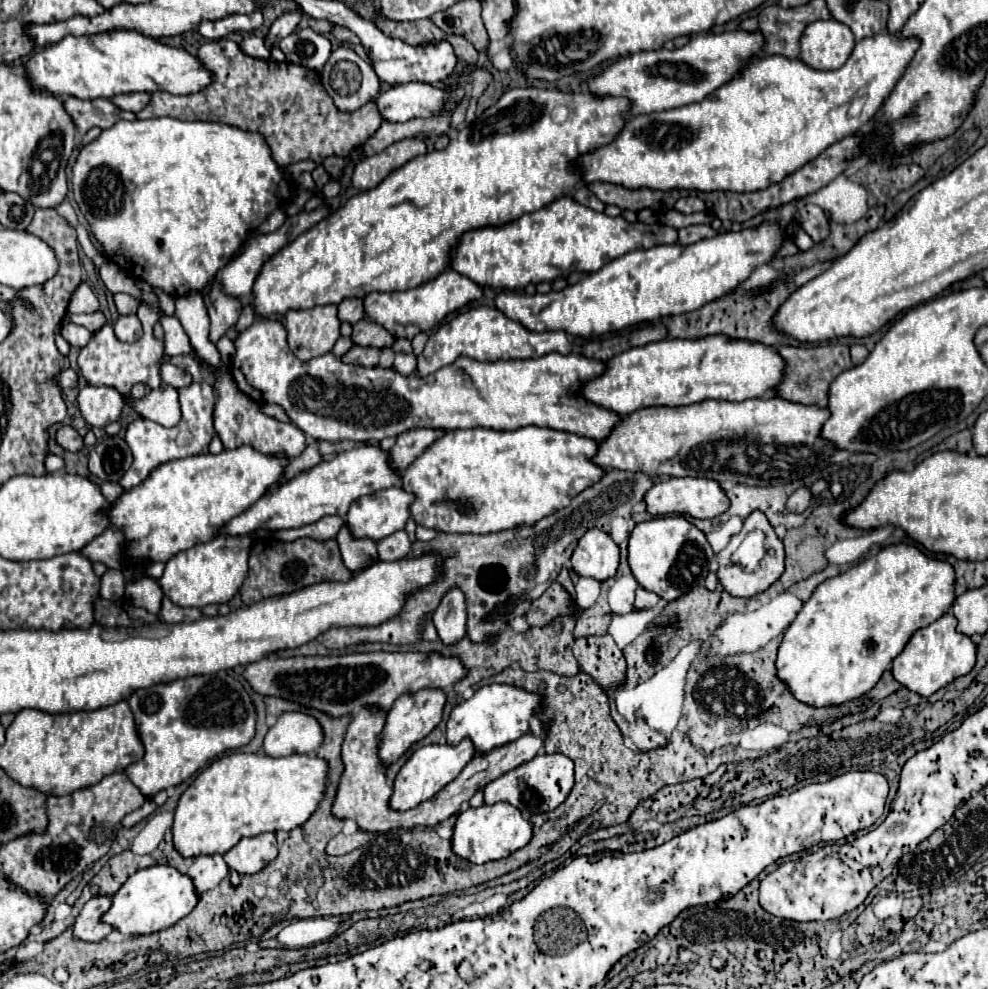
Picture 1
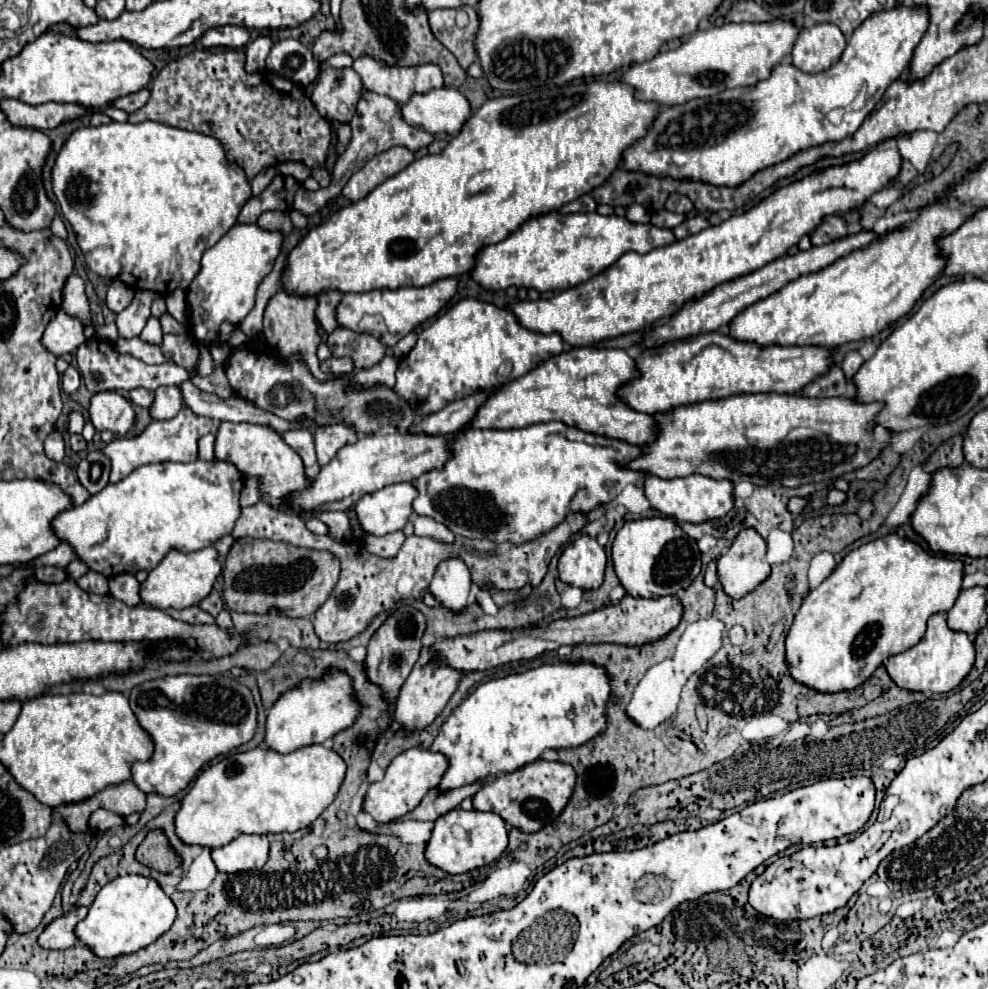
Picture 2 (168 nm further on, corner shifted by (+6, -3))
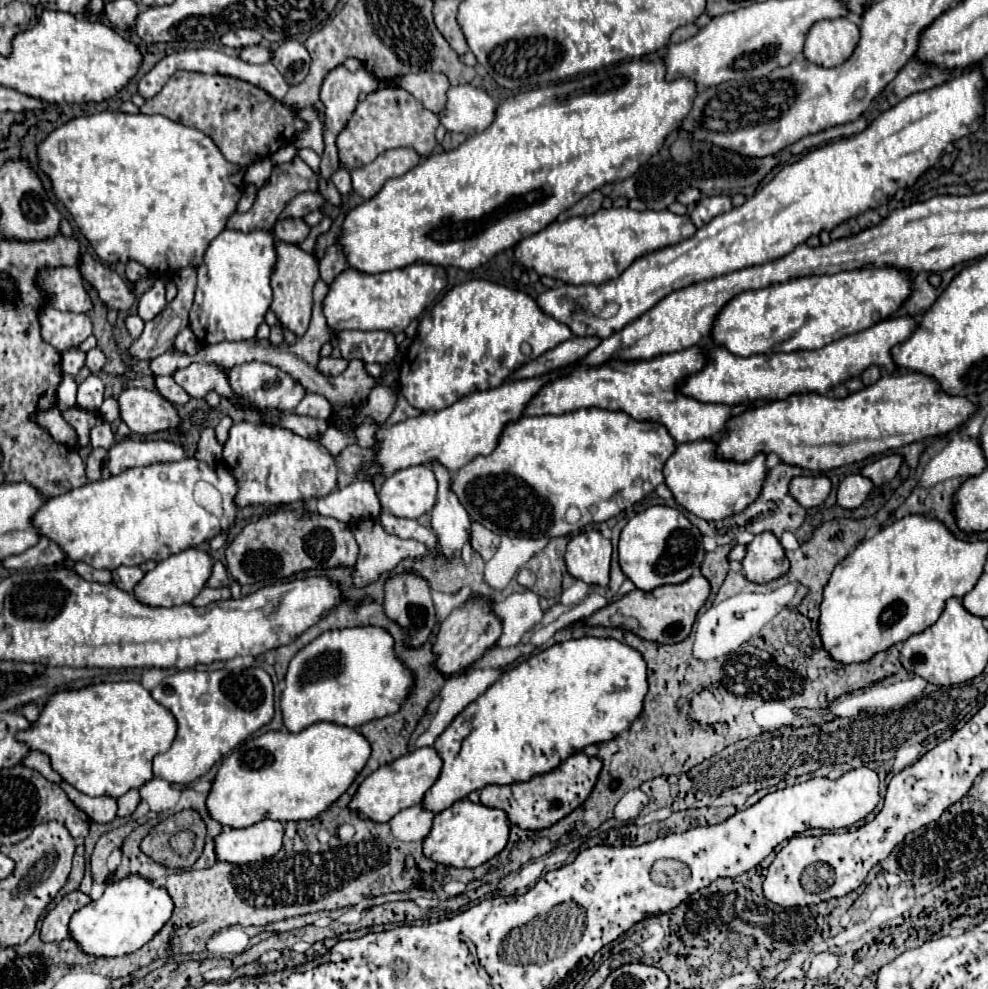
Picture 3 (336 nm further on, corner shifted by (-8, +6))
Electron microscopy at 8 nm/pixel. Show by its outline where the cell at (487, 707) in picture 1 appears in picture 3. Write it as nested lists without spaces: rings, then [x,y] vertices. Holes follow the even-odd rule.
[[[579,638],[579,640],[569,640],[569,642],[561,642],[555,644],[535,656],[531,656],[527,662],[521,662],[519,666],[503,672],[499,676],[499,680],[495,684],[491,684],[477,700],[473,700],[459,716],[455,716],[455,720],[451,722],[451,726],[437,738],[437,742],[433,744],[433,748],[439,752],[439,756],[443,758],[443,770],[437,778],[437,782],[429,788],[429,792],[423,798],[423,806],[433,810],[433,812],[441,812],[445,808],[449,808],[453,802],[463,800],[469,792],[473,790],[481,790],[487,784],[513,784],[513,782],[523,782],[533,778],[535,774],[545,774],[553,768],[557,768],[567,756],[583,750],[589,744],[599,744],[599,742],[607,742],[613,740],[615,736],[619,736],[623,730],[627,730],[631,726],[631,722],[639,716],[641,712],[641,704],[643,704],[643,696],[647,694],[647,664],[641,658],[641,654],[637,650],[633,650],[631,646],[613,640],[613,638]]]

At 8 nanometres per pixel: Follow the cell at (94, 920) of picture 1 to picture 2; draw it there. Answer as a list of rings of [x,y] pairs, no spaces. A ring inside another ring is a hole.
[[[75,907],[73,911],[69,911],[67,915],[61,915],[57,919],[53,919],[43,933],[39,935],[39,945],[45,949],[69,949],[77,943],[77,937],[73,937],[73,925],[77,925],[77,921],[81,921],[87,913],[87,907]]]

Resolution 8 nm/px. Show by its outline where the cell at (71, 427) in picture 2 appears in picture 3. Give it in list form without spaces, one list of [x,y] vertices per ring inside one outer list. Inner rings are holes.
[[[89,376],[85,382],[79,384],[77,390],[77,408],[85,412],[99,412],[99,406],[103,404],[103,382],[97,376]]]

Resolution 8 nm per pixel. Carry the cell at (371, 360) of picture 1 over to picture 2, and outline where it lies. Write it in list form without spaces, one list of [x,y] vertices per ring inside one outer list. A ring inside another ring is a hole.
[[[331,357],[327,361],[321,363],[321,371],[323,373],[351,373],[353,371],[353,361],[349,361],[349,357]]]

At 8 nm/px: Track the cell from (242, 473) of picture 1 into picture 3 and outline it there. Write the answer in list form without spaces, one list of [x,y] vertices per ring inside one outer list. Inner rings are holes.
[[[195,458],[131,468],[119,476],[111,476],[111,478],[99,480],[99,482],[89,482],[81,488],[75,488],[71,492],[65,492],[61,496],[47,500],[35,514],[33,524],[43,536],[57,542],[71,560],[87,562],[93,568],[115,570],[119,566],[139,566],[147,560],[161,562],[161,560],[169,558],[171,554],[177,554],[189,546],[195,548],[203,542],[209,542],[211,538],[215,538],[219,532],[227,530],[237,520],[237,512],[239,512],[239,508],[235,504],[237,480],[229,474],[229,470],[223,470],[223,468],[225,466],[221,466],[221,464],[209,466]],[[199,480],[205,480],[209,484],[215,482],[215,488],[221,494],[221,504],[219,504],[217,512],[207,510],[203,504],[199,504],[193,498],[193,488]]]

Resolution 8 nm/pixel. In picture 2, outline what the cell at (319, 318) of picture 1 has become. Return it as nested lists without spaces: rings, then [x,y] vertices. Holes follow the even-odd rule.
[[[277,291],[265,307],[265,315],[263,315],[263,333],[271,345],[271,349],[281,355],[281,357],[289,357],[293,353],[301,353],[303,355],[303,363],[311,367],[319,369],[319,361],[317,361],[317,347],[319,347],[319,333],[317,333],[317,325],[315,325],[315,307],[317,307],[317,299],[307,295],[307,297],[299,297],[299,295],[291,295],[287,291]]]

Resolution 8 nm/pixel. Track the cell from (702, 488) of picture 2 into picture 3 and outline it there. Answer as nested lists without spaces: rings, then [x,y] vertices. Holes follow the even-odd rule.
[[[711,440],[679,444],[663,468],[665,484],[673,492],[675,500],[703,520],[723,520],[747,508],[759,496],[765,474],[765,454],[757,454],[745,464],[717,460],[715,442]]]

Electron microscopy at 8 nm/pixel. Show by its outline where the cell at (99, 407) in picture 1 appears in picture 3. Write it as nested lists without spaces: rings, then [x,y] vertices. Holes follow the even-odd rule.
[[[125,388],[117,396],[121,420],[137,434],[151,434],[179,424],[175,408],[153,390]]]

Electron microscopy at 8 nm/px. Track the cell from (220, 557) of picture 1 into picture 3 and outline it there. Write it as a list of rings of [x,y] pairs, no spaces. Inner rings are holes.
[[[187,548],[183,552],[177,552],[175,556],[169,556],[167,560],[159,562],[151,572],[145,574],[145,578],[135,586],[135,596],[143,604],[149,606],[181,606],[189,604],[205,586],[207,580],[211,578],[213,572],[213,558],[209,552],[199,550],[199,548]]]

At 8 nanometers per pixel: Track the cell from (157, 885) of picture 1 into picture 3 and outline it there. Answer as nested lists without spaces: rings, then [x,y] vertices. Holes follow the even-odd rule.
[[[125,876],[109,884],[99,900],[77,910],[69,922],[69,932],[87,954],[125,956],[145,946],[167,924],[173,908],[175,904],[165,888],[153,886],[145,876]]]

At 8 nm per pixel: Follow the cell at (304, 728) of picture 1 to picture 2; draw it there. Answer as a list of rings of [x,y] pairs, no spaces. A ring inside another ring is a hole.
[[[329,667],[319,679],[303,679],[293,689],[279,695],[267,713],[265,743],[279,753],[291,753],[301,745],[325,743],[341,729],[351,727],[359,715],[361,705],[355,697],[353,679],[337,667]]]

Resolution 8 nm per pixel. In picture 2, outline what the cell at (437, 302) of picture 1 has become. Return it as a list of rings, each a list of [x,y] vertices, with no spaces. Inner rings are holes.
[[[439,279],[427,287],[399,287],[399,289],[375,289],[367,293],[345,293],[335,309],[335,319],[339,327],[357,331],[357,323],[367,313],[379,313],[385,319],[387,333],[383,333],[379,339],[383,345],[393,347],[401,337],[405,337],[409,331],[413,331],[417,325],[433,317],[457,291],[457,279]]]

